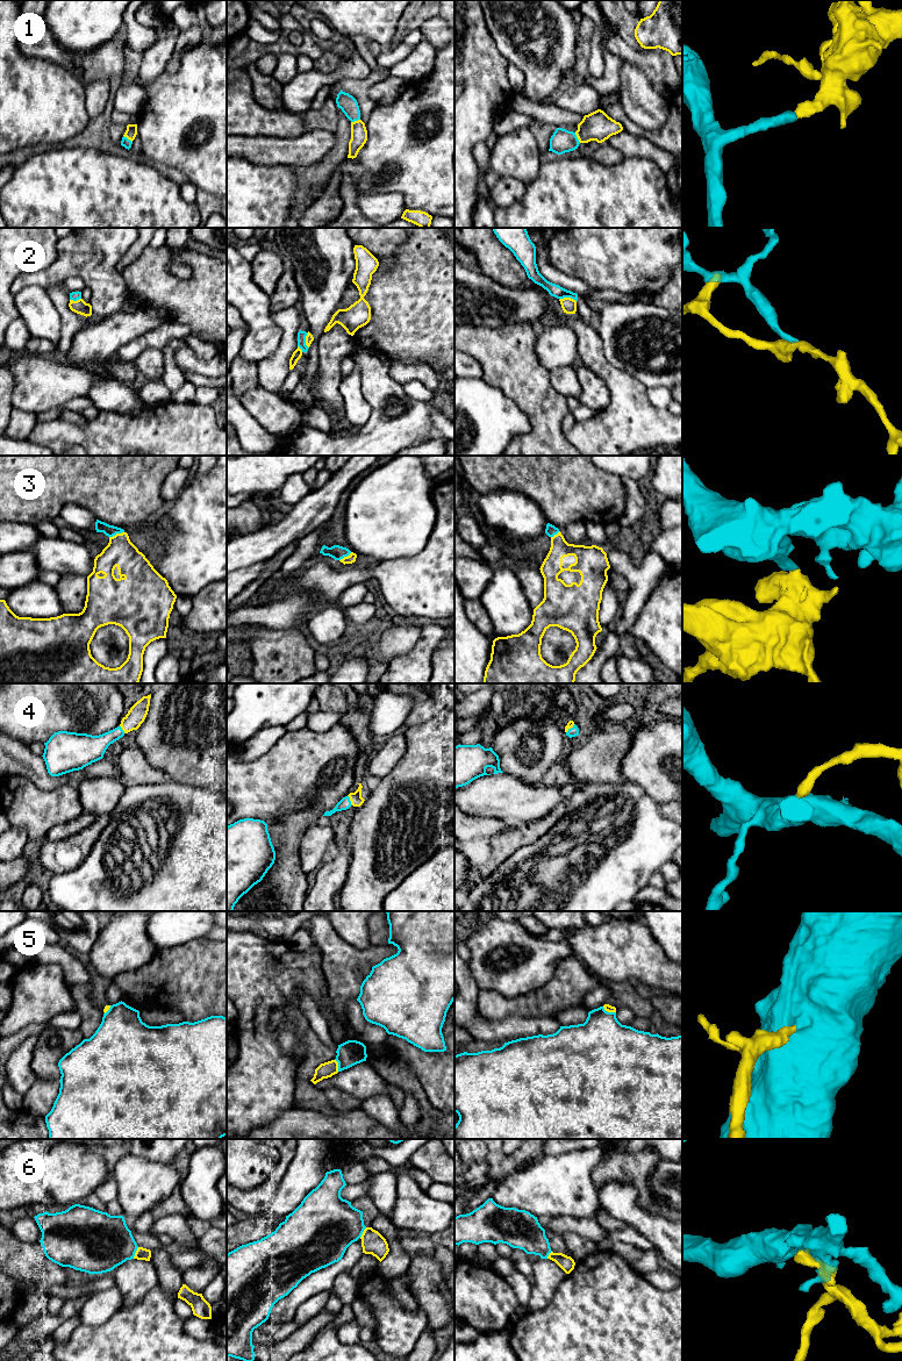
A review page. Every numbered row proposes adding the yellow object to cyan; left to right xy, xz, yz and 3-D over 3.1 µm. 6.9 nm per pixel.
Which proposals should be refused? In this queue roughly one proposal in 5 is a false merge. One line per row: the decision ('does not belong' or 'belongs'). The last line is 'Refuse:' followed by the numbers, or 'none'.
1: belongs
2: does not belong
3: belongs
4: belongs
5: belongs
6: belongs
Refuse: 2

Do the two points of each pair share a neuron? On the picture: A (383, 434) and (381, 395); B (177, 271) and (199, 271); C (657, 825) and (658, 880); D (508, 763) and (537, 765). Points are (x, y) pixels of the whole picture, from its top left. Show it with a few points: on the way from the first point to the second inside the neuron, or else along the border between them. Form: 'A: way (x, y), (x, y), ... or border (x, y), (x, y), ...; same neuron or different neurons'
A: way (383, 424), (378, 408), (380, 405); same neuron
B: border (187, 246), (183, 259), (190, 276), (178, 279); different neurons
C: border (658, 869), (646, 885); different neurons
D: way (515, 763), (530, 763); same neuron

